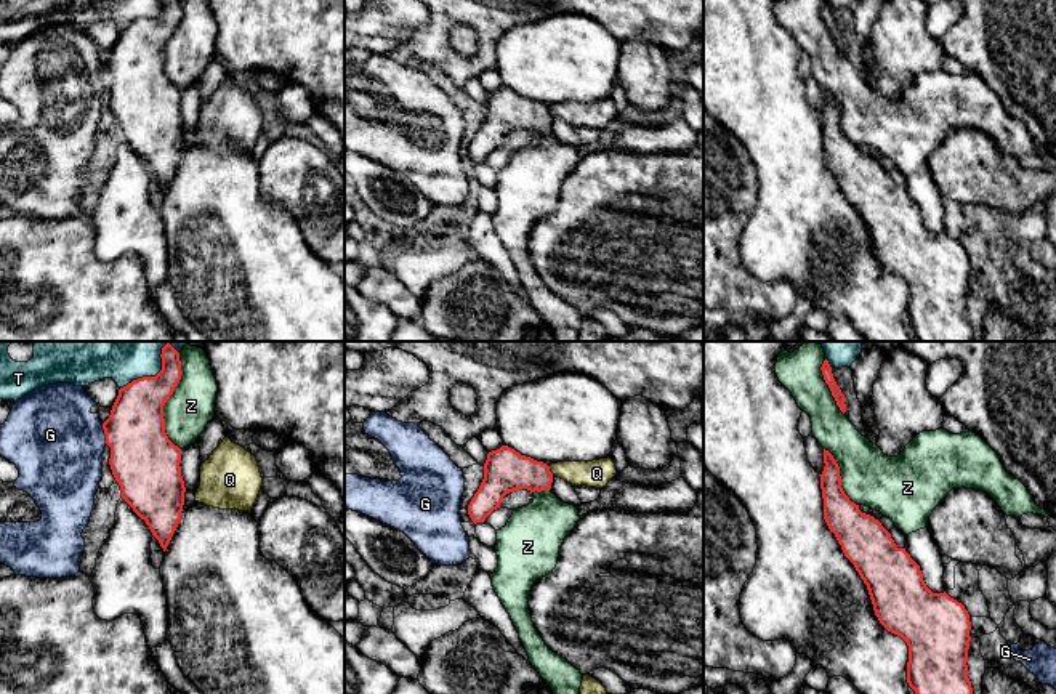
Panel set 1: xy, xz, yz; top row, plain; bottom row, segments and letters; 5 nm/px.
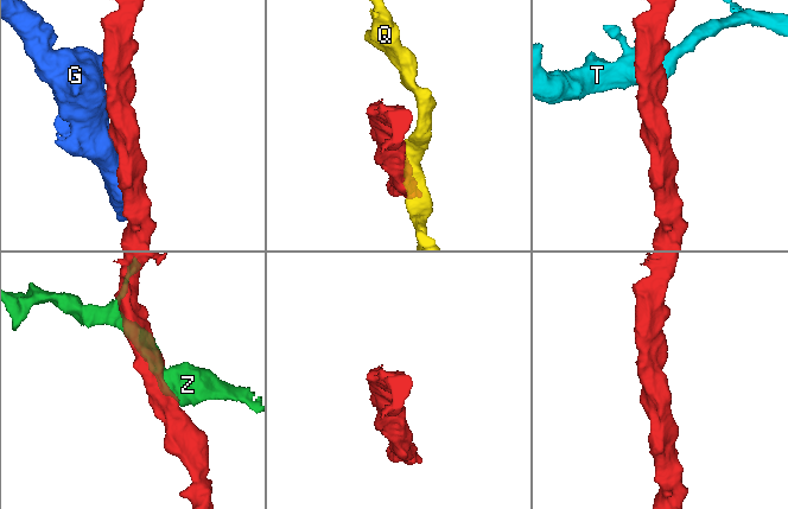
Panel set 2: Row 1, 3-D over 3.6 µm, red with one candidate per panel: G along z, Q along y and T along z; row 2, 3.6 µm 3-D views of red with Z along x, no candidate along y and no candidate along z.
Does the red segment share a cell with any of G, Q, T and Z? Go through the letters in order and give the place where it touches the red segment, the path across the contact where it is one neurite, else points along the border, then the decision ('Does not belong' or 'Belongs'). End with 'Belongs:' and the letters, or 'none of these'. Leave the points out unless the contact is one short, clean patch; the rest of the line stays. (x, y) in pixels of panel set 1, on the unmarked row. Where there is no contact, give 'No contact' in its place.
G: Touches red at xy (104, 74). Does not belong
Q: Touches red at xz (548, 111). Does not belong
T: Touches red at xy (145, 18). Does not belong
Z: Touches red at xy (164, 45). Does not belong
Belongs: none of these

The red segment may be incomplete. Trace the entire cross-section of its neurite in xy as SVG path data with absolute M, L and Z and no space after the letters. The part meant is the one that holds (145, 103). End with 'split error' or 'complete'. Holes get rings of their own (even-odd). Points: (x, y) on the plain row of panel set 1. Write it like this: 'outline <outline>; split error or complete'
outline M162 0L155 18L119 30L103 64L122 139L146 162L163 192L179 165L186 133L181 90L168 80L163 59L163 46L179 21L181 2Z; complete

